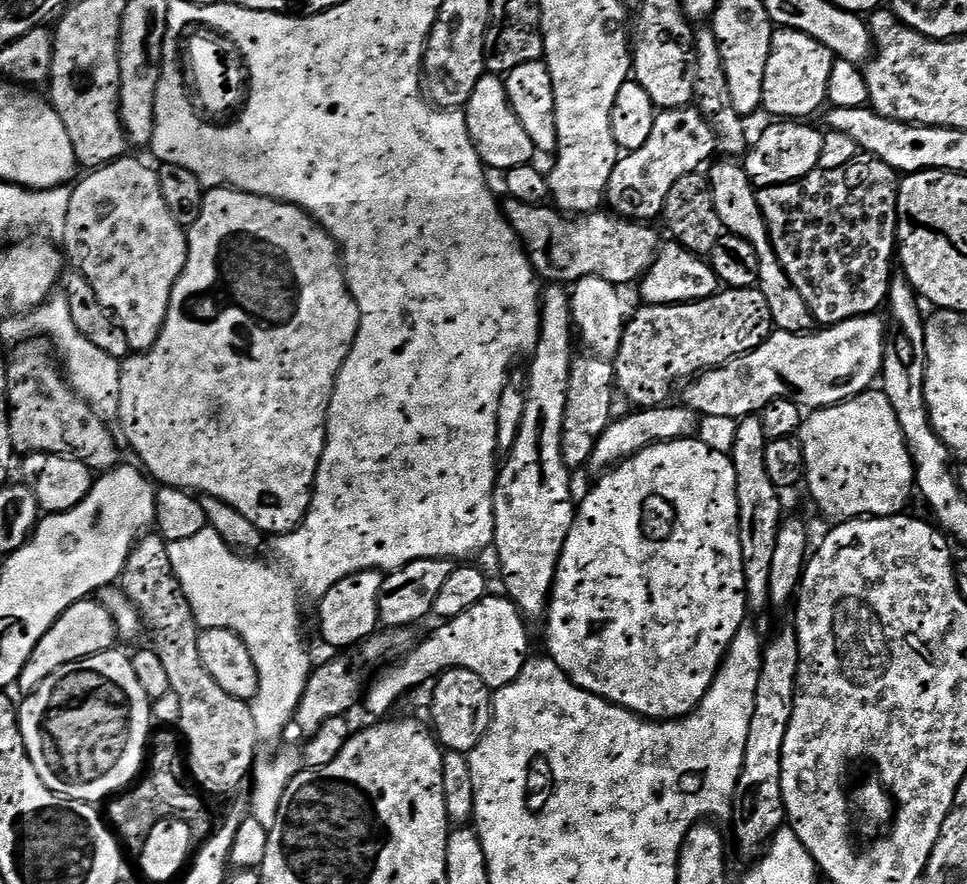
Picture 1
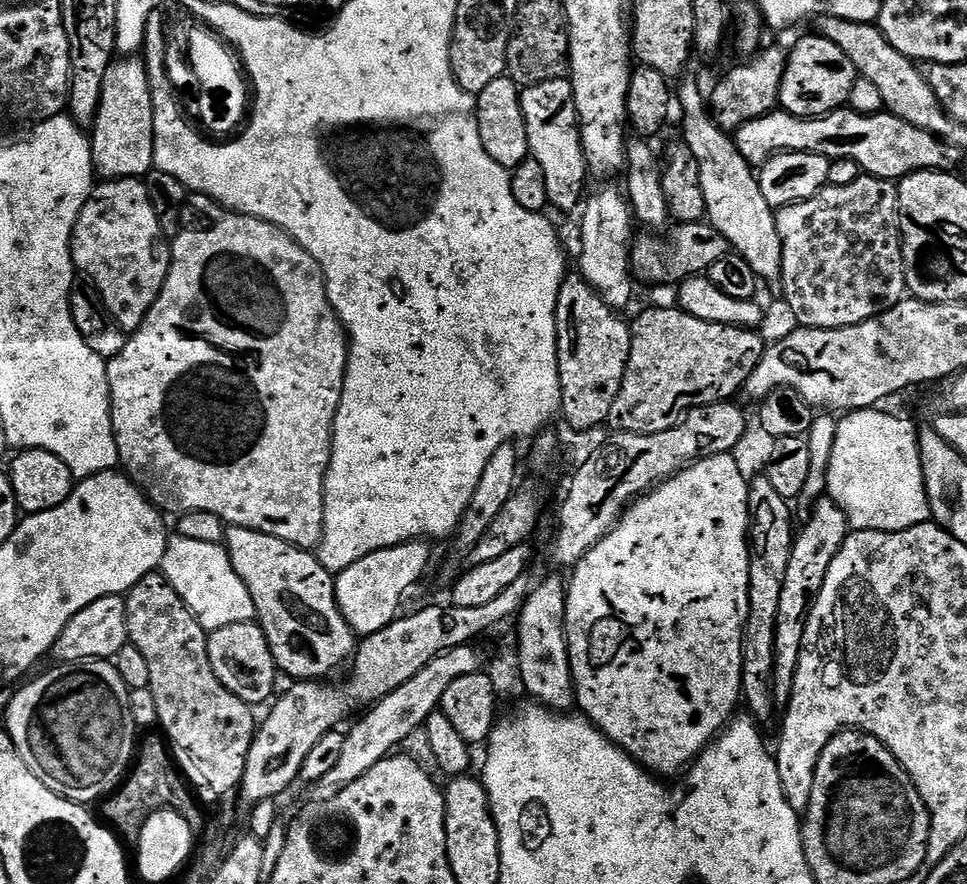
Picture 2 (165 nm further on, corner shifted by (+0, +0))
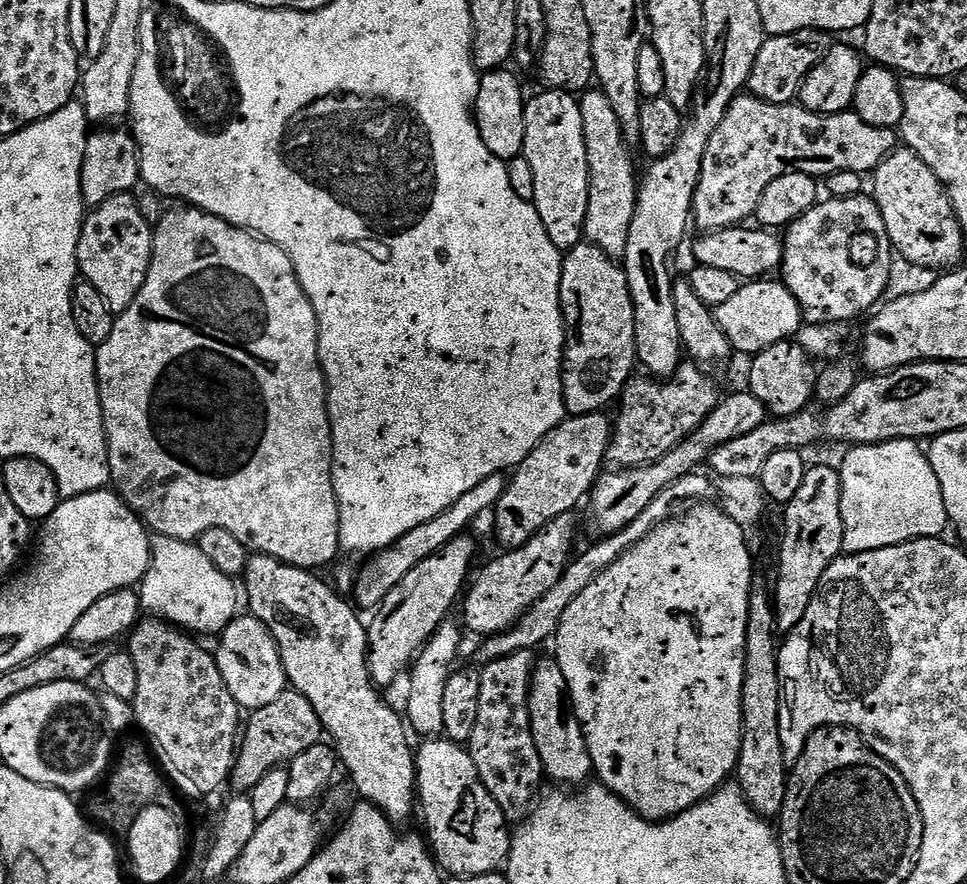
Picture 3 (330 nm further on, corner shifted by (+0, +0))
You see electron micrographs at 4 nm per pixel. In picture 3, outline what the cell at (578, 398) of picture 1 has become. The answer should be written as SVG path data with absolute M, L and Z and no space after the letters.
M587 242L575 244L573 248L567 249L562 256L564 265L562 266L562 274L560 275L560 309L564 315L564 406L568 416L585 416L591 412L598 412L607 409L607 404L617 399L623 392L625 384L633 379L634 372L632 367L637 367L636 358L636 339L634 338L634 306L632 305L632 295L630 294L630 286L628 279L624 273L623 267L613 257L607 256L598 246Z

